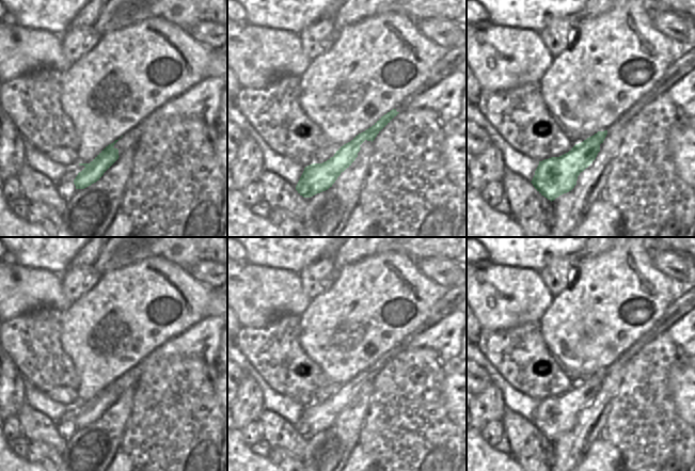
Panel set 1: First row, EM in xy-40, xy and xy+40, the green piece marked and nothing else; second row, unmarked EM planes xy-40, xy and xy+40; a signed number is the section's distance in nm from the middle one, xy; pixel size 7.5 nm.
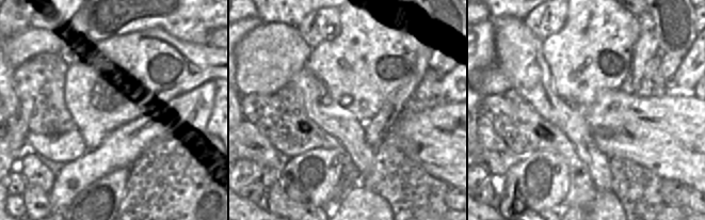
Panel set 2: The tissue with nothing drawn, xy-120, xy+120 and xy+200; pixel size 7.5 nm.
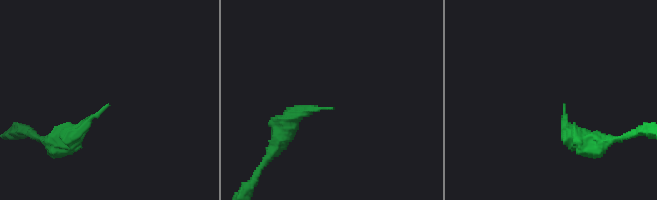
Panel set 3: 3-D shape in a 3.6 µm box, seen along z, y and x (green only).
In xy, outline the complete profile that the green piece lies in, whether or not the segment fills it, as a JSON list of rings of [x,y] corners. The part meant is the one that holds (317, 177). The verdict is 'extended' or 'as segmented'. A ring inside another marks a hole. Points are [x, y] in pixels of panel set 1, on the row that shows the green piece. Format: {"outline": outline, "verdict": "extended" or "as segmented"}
{"outline": [[[467,40],[459,46],[449,48],[447,53],[432,67],[426,81],[417,91],[402,104],[381,116],[372,127],[356,136],[350,142],[341,146],[333,157],[322,163],[312,163],[304,171],[296,186],[296,190],[303,198],[311,198],[328,190],[337,177],[351,166],[358,157],[360,145],[366,140],[369,148],[377,135],[401,111],[406,110],[408,103],[416,95],[421,95],[431,87],[441,82],[452,74],[459,63],[467,59]]], "verdict": "extended"}

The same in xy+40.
{"outline": [[[695,47],[674,61],[657,83],[606,130],[598,131],[559,157],[539,161],[531,182],[535,189],[551,202],[571,191],[576,185],[578,176],[596,159],[600,152],[600,144],[606,144],[609,148],[614,147],[618,152],[625,137],[625,126],[641,110],[674,87],[694,68]]], "verdict": "extended"}

